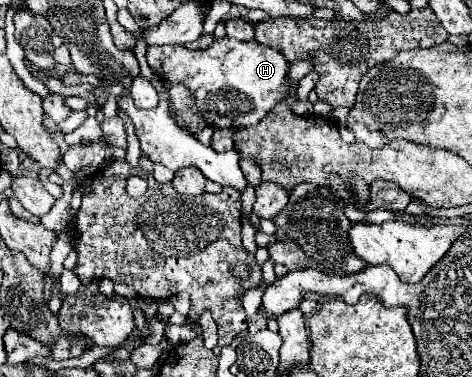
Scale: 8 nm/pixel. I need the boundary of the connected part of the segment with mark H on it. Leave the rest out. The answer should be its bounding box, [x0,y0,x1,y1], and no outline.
[147,36,291,128]

